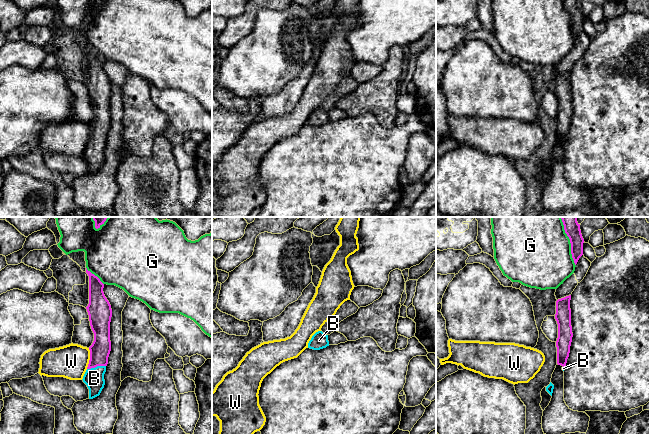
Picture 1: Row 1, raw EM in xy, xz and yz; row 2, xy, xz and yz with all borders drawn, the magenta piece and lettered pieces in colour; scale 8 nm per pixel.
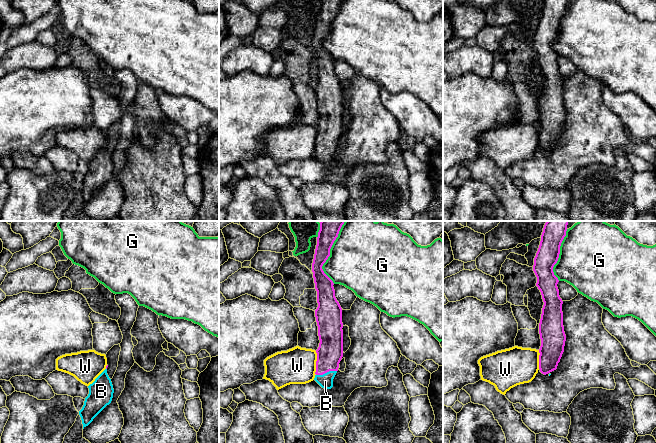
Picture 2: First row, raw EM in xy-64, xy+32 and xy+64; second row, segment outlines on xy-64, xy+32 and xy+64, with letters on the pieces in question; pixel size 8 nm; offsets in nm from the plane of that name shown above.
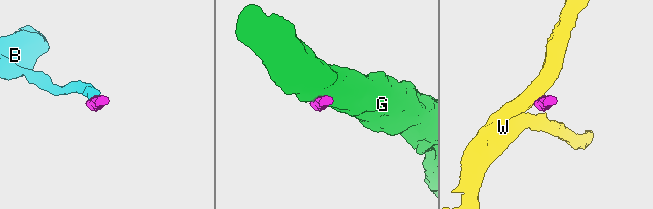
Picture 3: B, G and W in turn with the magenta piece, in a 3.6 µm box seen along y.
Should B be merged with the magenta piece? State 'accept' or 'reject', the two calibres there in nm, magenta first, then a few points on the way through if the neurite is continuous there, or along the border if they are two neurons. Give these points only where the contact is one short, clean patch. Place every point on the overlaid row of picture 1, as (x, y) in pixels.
accept; calibres 160 and 160 nm; way xy (100, 349), (96, 366), (94, 378)

